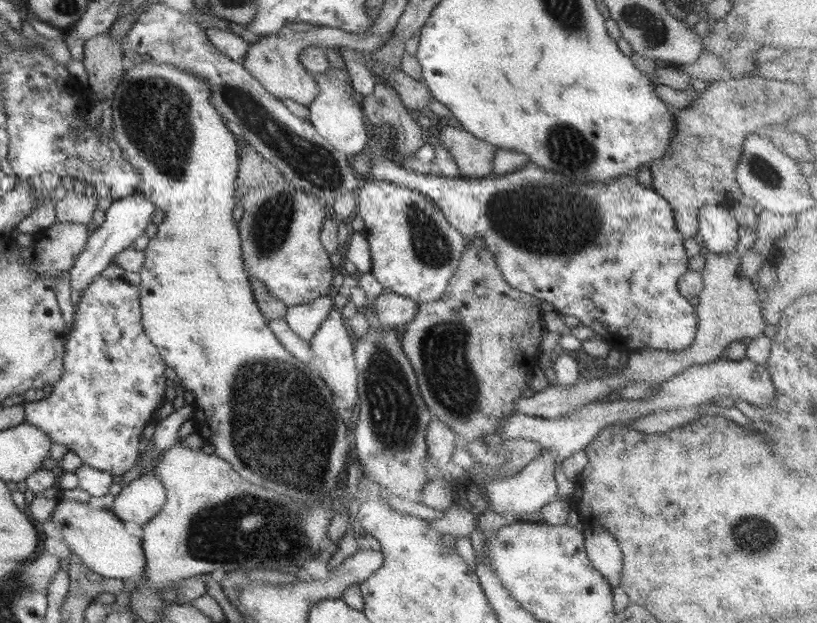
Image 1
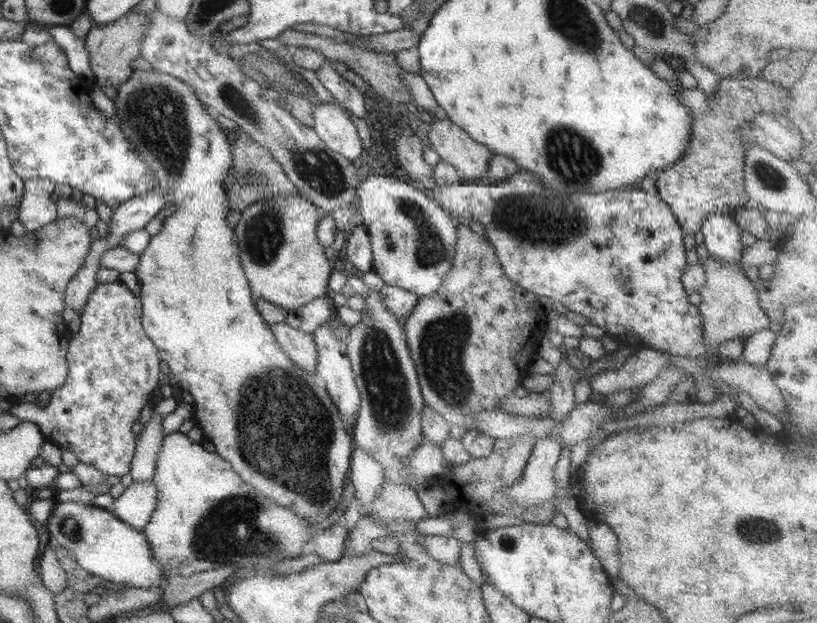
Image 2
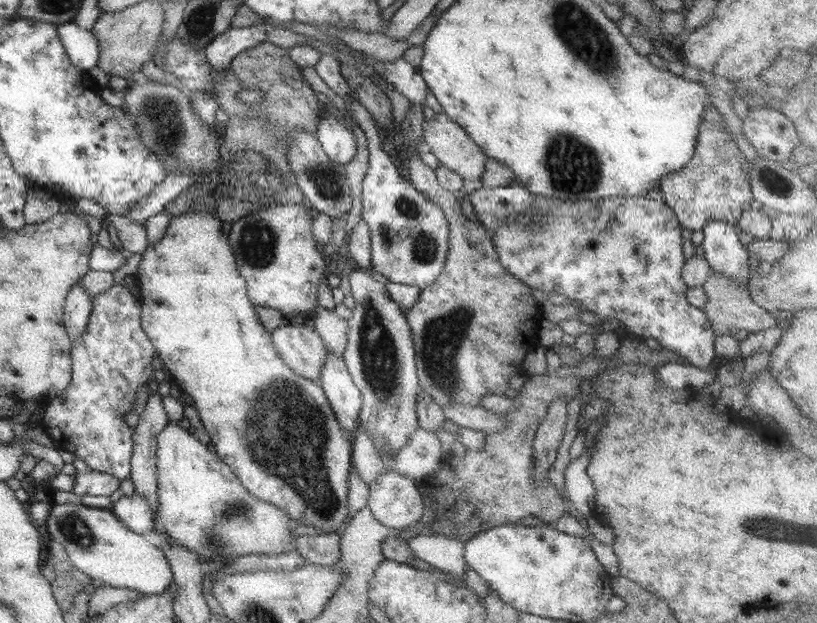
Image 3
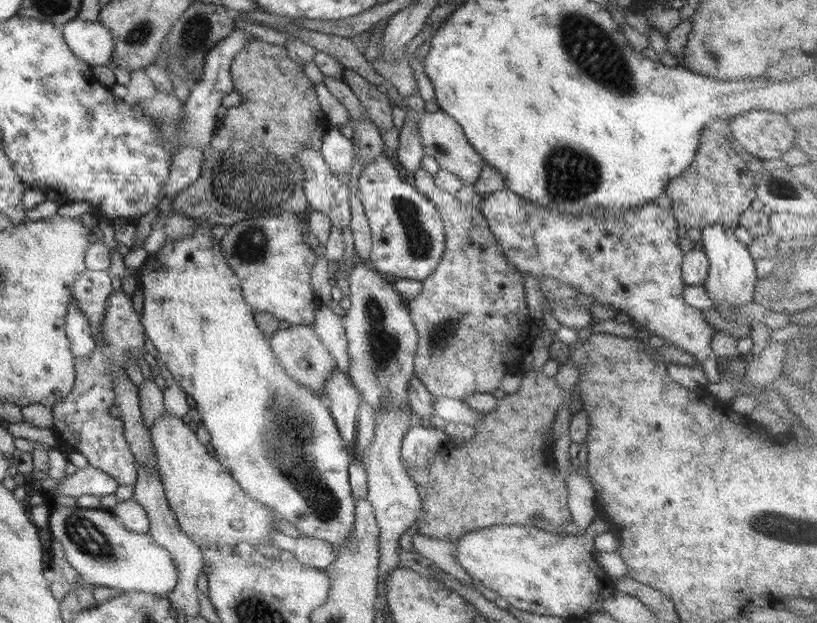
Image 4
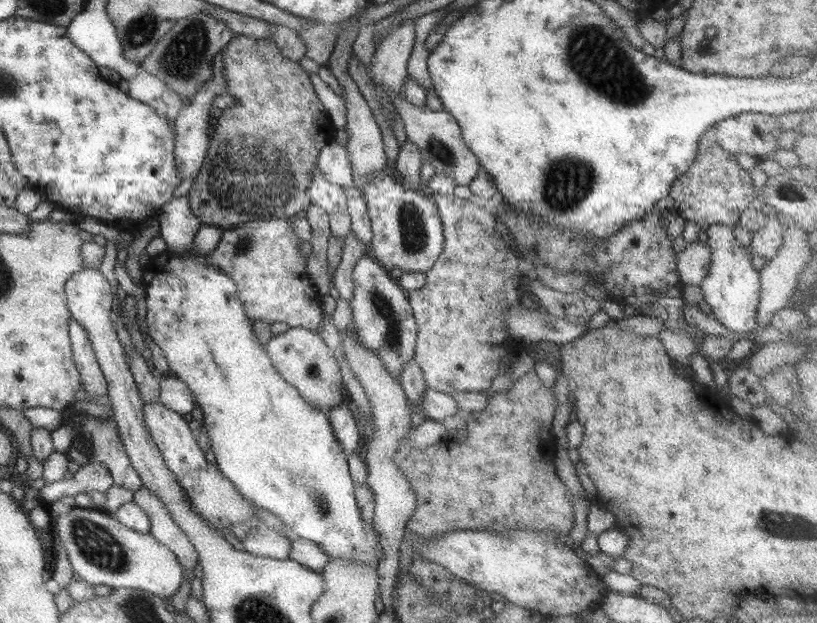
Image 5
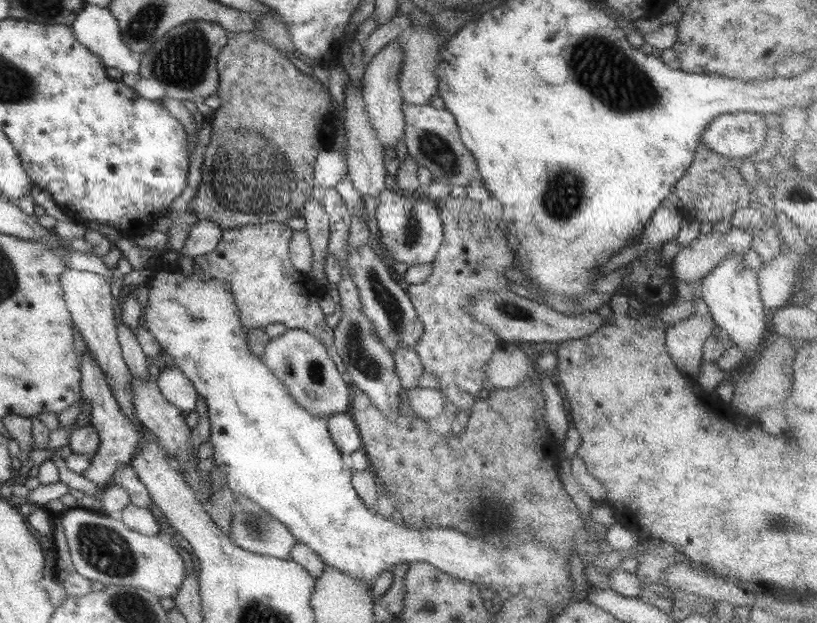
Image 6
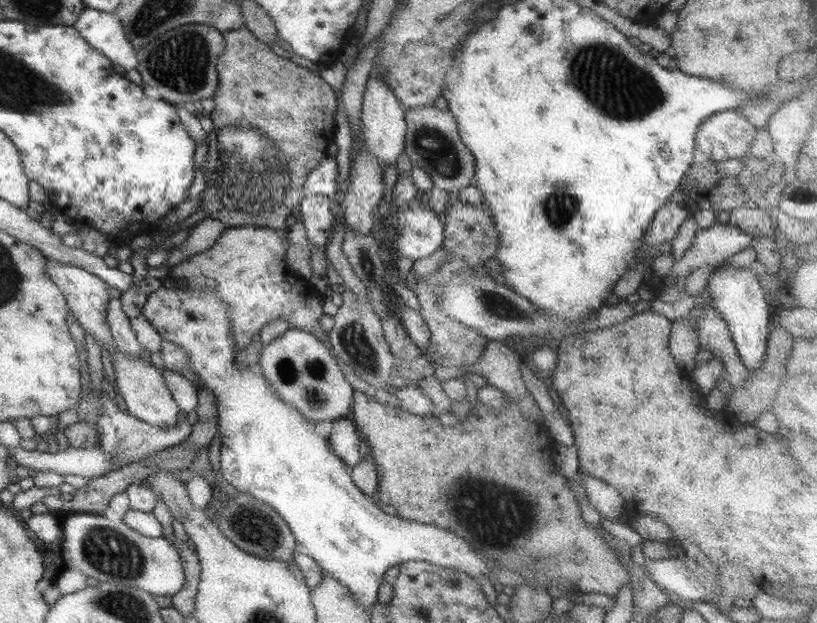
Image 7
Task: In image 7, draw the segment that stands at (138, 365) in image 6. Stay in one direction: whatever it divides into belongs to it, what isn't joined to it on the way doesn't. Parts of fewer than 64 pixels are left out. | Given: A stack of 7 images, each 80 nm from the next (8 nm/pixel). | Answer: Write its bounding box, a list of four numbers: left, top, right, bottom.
[107,300,140,356]

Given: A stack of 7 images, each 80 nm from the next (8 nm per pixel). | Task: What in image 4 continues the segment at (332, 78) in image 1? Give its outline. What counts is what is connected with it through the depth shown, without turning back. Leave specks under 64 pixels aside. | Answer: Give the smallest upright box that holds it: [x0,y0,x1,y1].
[320,127,354,184]

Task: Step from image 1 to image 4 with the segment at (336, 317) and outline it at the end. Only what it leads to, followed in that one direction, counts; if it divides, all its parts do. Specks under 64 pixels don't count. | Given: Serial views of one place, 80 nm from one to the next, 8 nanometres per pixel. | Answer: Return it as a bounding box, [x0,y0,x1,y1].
[325,366,360,450]

